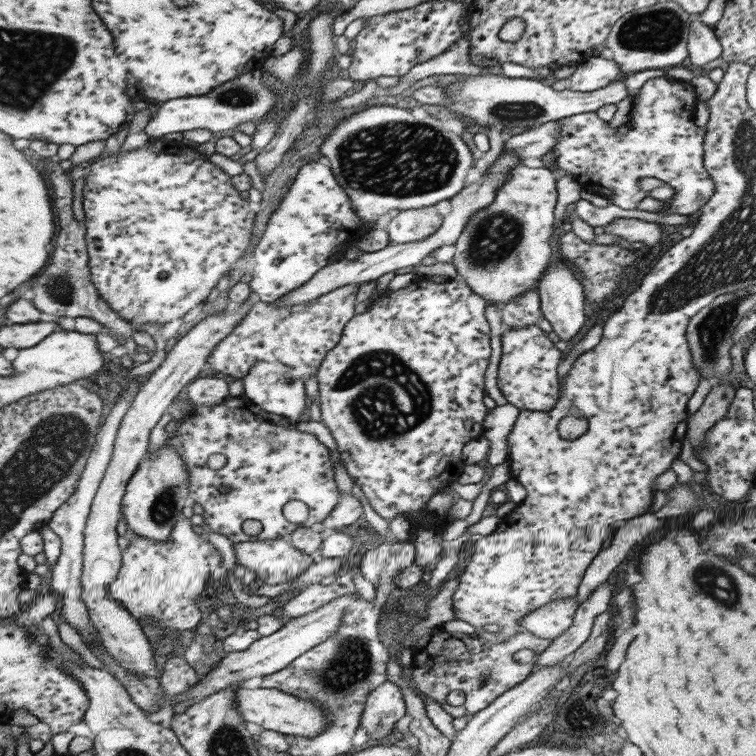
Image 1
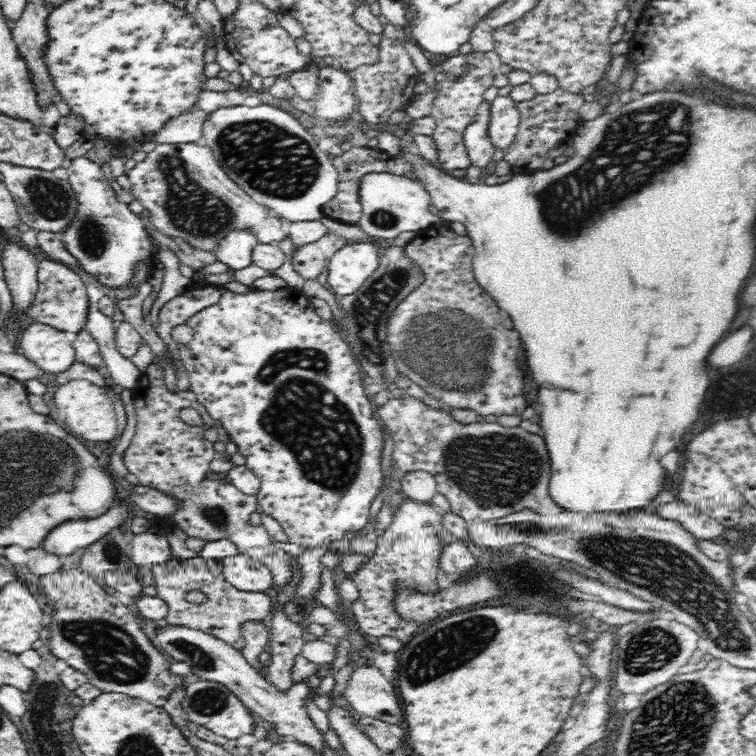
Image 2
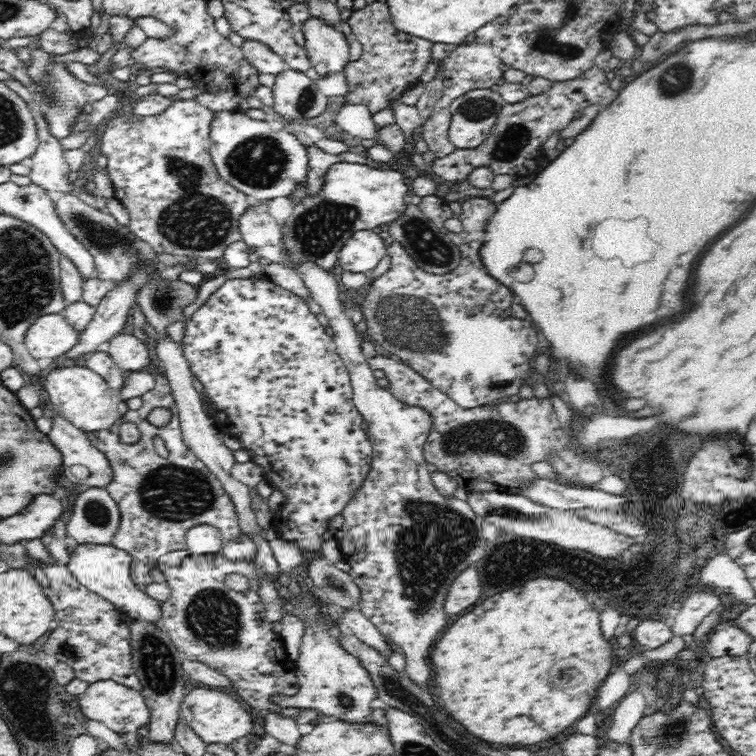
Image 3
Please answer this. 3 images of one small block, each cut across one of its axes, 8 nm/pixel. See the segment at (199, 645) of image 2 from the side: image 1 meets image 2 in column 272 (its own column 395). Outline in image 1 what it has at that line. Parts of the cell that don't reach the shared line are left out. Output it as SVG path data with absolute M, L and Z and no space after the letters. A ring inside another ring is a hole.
M386 681L369 693L367 700L364 702L359 722L360 726L365 729L367 739L374 743L376 740L381 740L383 736L387 736L393 730L393 724L405 713L406 708L399 689L393 683Z

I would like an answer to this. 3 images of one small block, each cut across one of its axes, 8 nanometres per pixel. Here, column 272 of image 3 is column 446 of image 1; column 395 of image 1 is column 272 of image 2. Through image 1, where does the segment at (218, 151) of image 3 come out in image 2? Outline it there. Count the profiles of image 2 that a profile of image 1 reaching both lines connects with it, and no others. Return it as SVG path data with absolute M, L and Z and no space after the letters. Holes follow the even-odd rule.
M268 104L255 107L246 105L217 108L208 113L201 126L202 132L197 144L208 146L222 170L230 176L243 192L257 204L273 210L284 222L318 221L323 217L323 207L336 196L338 174L327 152L322 152L309 131L288 112Z

